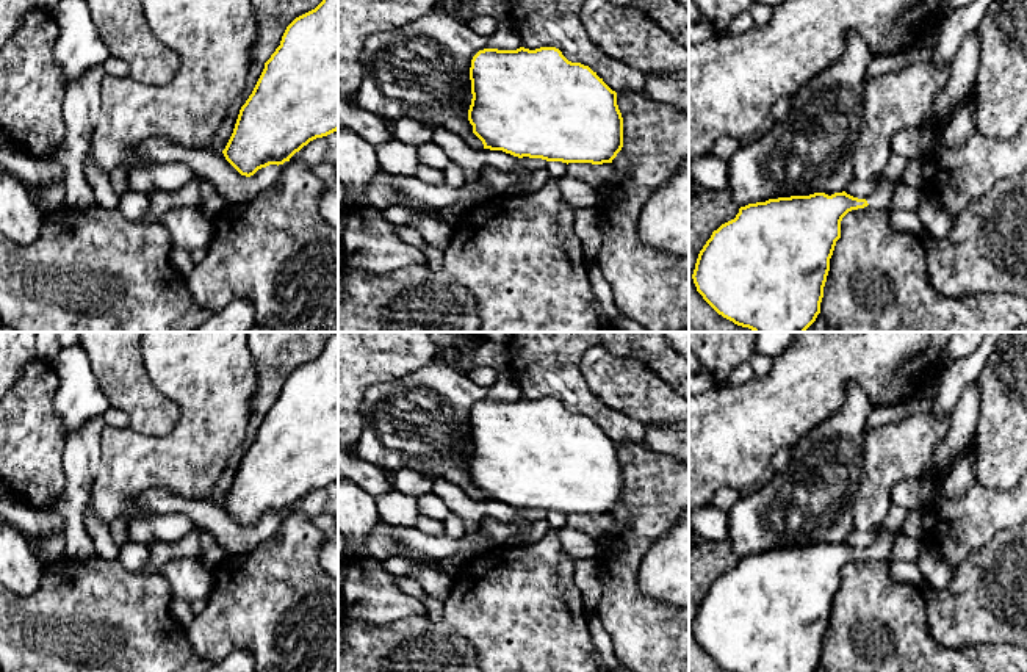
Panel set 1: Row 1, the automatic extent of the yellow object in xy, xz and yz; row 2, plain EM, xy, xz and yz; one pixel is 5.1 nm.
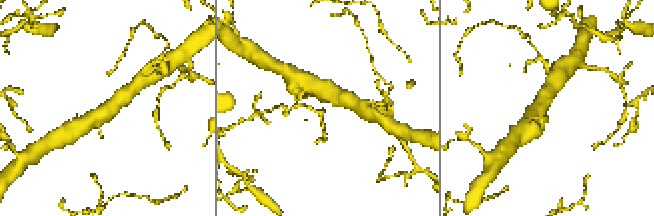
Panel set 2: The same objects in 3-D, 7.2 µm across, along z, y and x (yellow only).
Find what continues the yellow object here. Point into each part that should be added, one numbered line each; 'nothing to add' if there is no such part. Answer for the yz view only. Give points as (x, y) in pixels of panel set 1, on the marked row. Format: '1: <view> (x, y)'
1: yz (880, 198)

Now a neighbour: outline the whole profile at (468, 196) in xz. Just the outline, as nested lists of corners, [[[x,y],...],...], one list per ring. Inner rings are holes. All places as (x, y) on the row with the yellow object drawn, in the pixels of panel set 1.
[[[393,175],[395,188],[415,201],[426,204],[435,210],[460,205],[463,211],[468,211],[484,202],[493,199],[493,193],[488,185],[479,179],[473,183],[454,188],[448,183],[445,185],[429,185],[415,175]]]

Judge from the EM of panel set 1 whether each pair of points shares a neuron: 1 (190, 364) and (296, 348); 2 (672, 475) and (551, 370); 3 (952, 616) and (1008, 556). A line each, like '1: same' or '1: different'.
1: different
2: different
3: same

